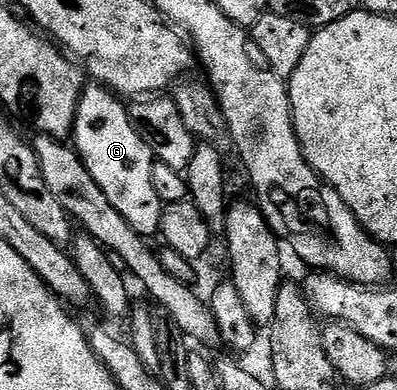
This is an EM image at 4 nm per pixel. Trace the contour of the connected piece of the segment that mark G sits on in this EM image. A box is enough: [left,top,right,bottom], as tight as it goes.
[71,81,165,237]

